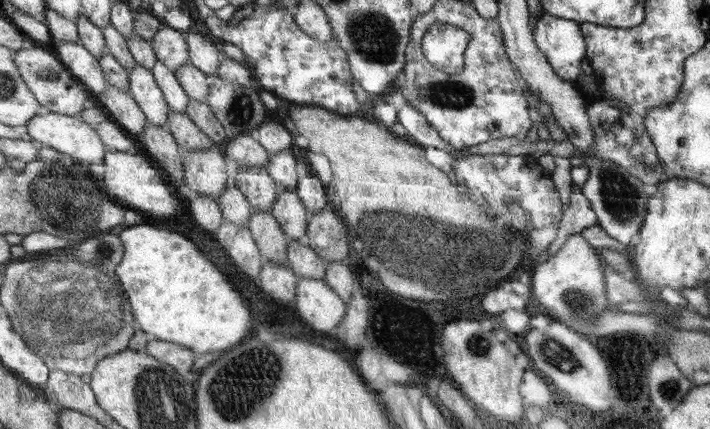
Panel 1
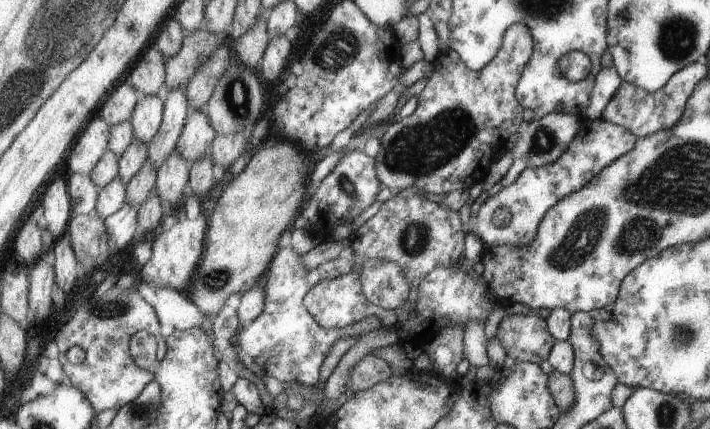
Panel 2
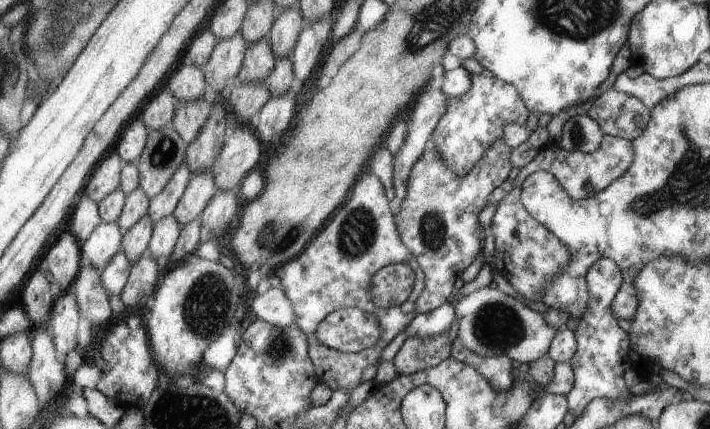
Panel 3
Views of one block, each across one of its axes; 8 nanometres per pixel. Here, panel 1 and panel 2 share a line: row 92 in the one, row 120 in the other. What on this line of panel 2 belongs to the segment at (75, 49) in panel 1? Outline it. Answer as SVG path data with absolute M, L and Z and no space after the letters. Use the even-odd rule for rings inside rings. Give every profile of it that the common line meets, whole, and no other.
M99 117L90 120L86 130L81 132L81 138L74 144L66 161L65 172L90 176L92 169L109 149L109 127Z

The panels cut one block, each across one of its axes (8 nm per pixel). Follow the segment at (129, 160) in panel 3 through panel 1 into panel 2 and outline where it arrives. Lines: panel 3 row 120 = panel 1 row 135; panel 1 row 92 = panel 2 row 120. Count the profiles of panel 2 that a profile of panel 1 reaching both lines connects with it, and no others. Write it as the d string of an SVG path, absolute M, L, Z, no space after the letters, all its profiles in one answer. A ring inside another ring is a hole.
M123 82L117 85L109 98L101 104L98 117L110 126L129 121L143 97L143 92L134 90L128 83Z

